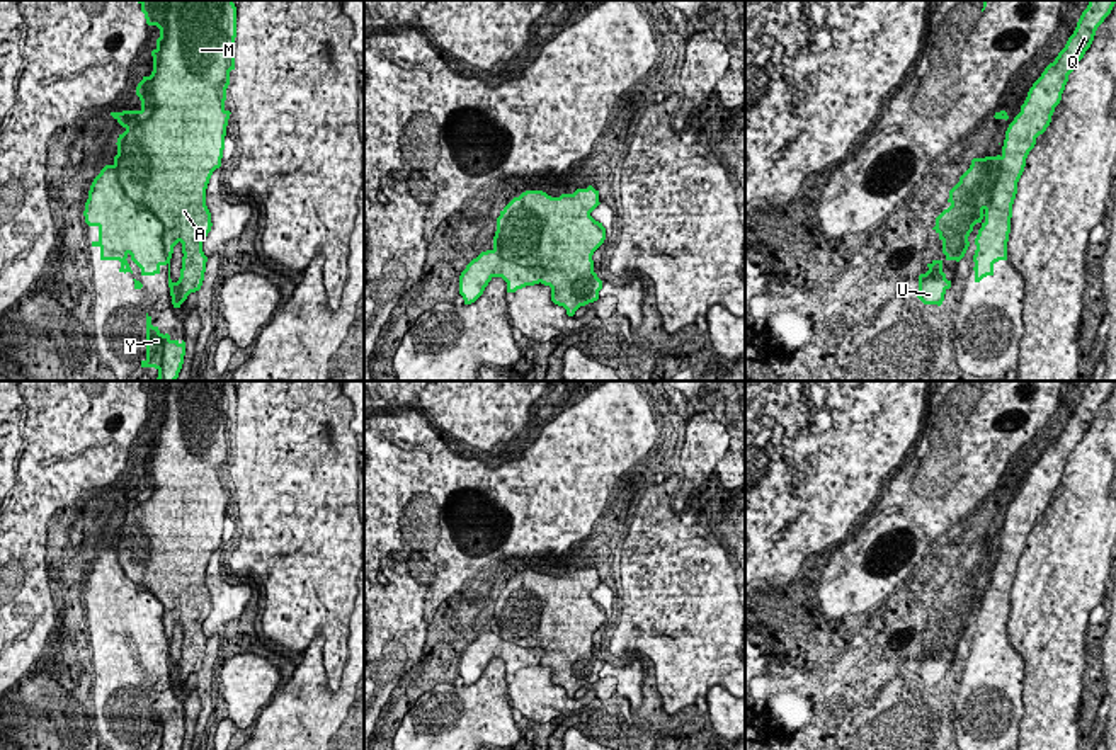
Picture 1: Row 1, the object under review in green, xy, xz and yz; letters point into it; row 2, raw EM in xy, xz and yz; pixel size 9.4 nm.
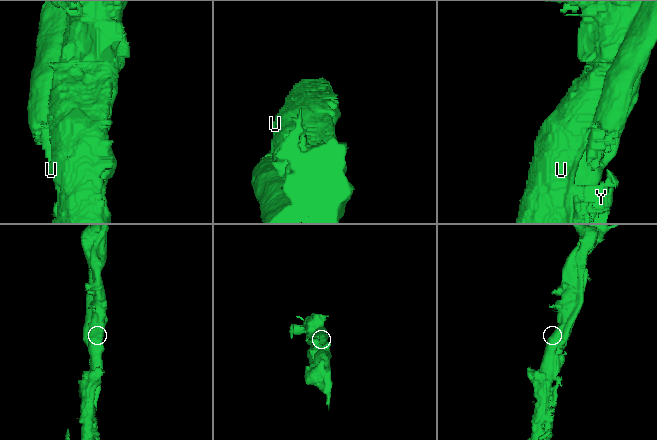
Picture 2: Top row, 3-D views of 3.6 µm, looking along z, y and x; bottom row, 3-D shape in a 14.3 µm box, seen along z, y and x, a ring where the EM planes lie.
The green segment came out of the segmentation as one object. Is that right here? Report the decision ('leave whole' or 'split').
split

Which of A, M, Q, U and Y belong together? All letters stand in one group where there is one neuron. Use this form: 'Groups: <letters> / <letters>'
Groups: A M U Y / Q

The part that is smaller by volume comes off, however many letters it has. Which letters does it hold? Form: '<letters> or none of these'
Q

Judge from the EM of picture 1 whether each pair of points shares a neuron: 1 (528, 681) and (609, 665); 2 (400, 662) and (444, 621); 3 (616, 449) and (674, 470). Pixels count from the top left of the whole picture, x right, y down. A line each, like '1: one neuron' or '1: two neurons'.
1: two neurons
2: one neuron
3: two neurons

